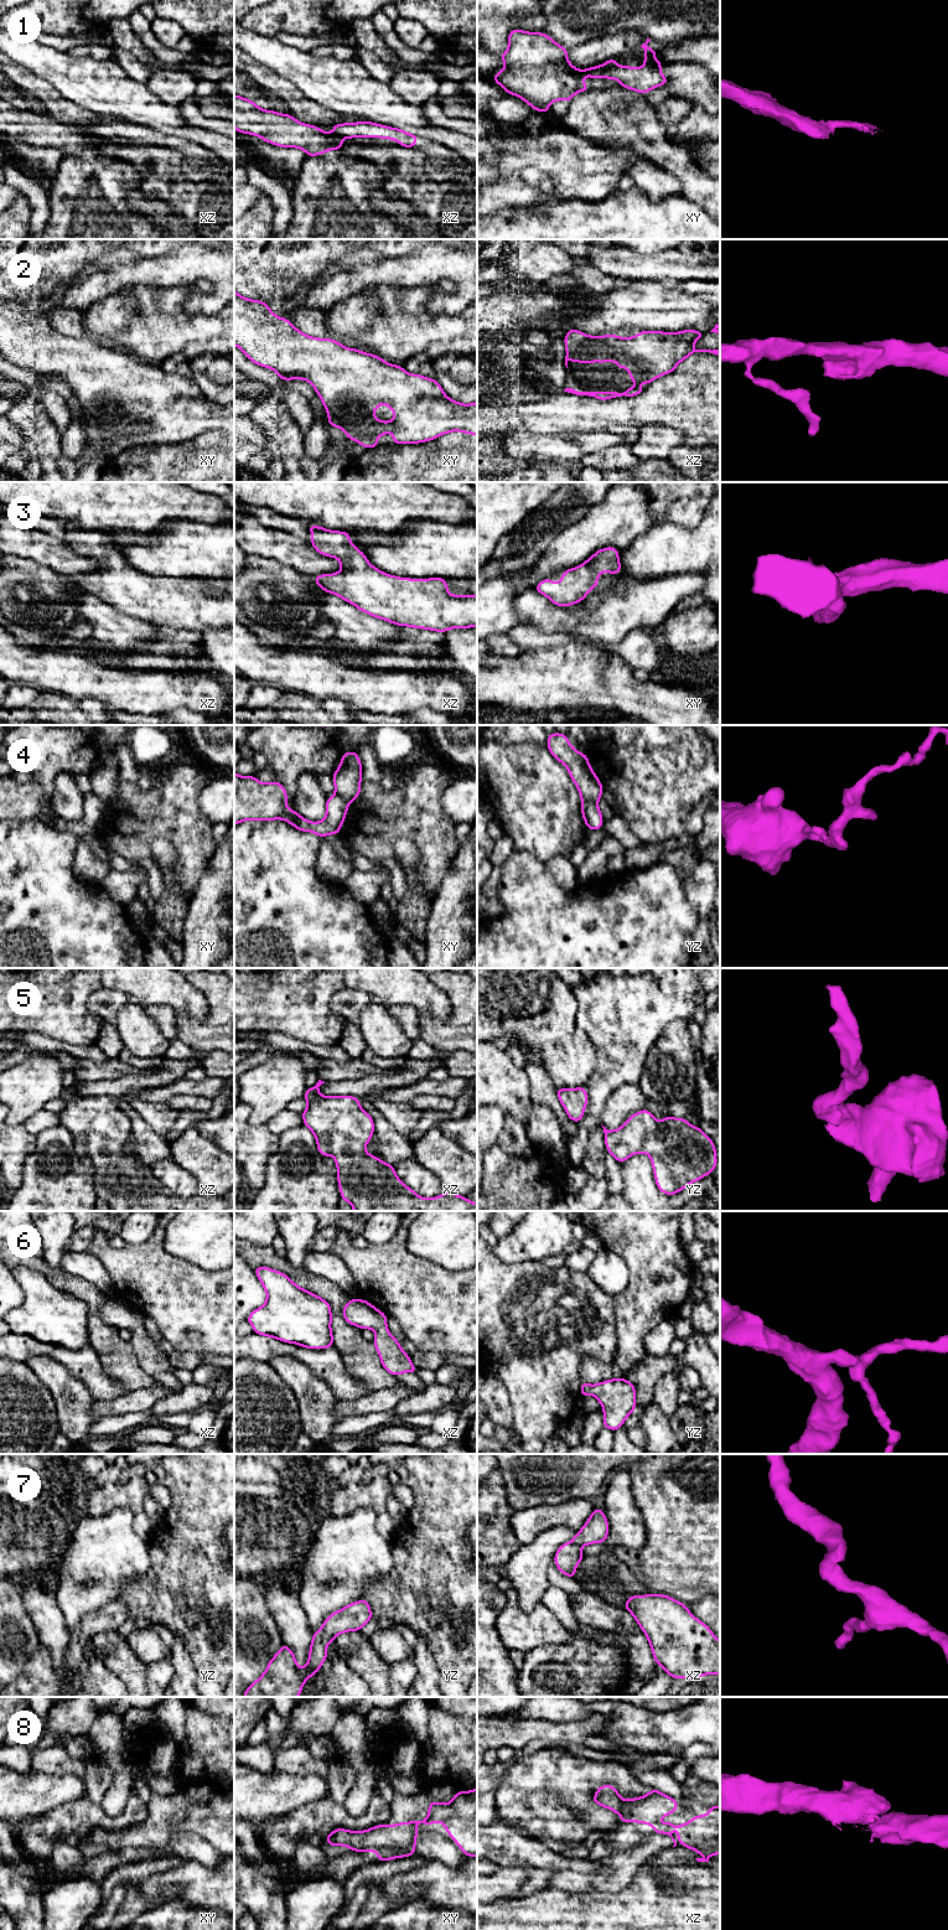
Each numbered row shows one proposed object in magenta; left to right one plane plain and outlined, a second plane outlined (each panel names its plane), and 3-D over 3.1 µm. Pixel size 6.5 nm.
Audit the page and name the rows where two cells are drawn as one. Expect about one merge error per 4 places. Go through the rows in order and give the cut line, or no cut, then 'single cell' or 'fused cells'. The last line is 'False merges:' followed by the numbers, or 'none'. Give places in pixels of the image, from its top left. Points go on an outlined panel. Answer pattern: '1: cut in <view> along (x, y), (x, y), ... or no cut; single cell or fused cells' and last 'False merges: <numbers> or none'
1: cut in xz along (332, 133), (342, 138); fused cells
2: no cut; single cell
3: no cut; single cell
4: cut in yz along (581, 798), (596, 803); fused cells
5: no cut; single cell
6: no cut; single cell
7: no cut; single cell
8: no cut; single cell
False merges: 1, 4

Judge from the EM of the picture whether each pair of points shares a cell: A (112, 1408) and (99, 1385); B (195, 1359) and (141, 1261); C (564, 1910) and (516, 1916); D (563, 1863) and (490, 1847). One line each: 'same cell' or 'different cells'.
A: different cells
B: different cells
C: same cell
D: same cell

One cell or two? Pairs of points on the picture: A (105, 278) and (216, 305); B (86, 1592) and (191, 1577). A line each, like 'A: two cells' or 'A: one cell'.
A: one cell
B: two cells

